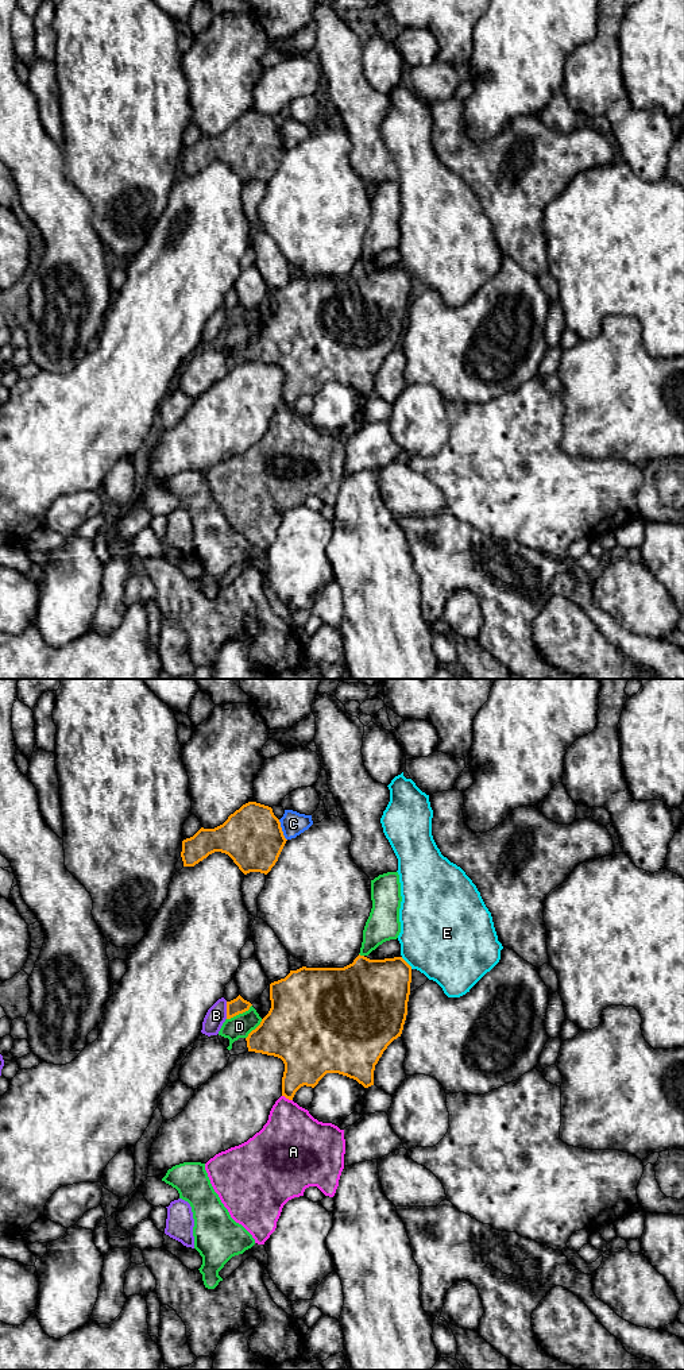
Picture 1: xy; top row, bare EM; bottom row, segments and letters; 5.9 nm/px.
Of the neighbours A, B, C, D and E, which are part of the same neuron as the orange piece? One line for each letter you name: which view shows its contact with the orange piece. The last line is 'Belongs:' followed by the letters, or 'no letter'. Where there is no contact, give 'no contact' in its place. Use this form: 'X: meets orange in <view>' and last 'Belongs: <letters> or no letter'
Belongs: no letter

